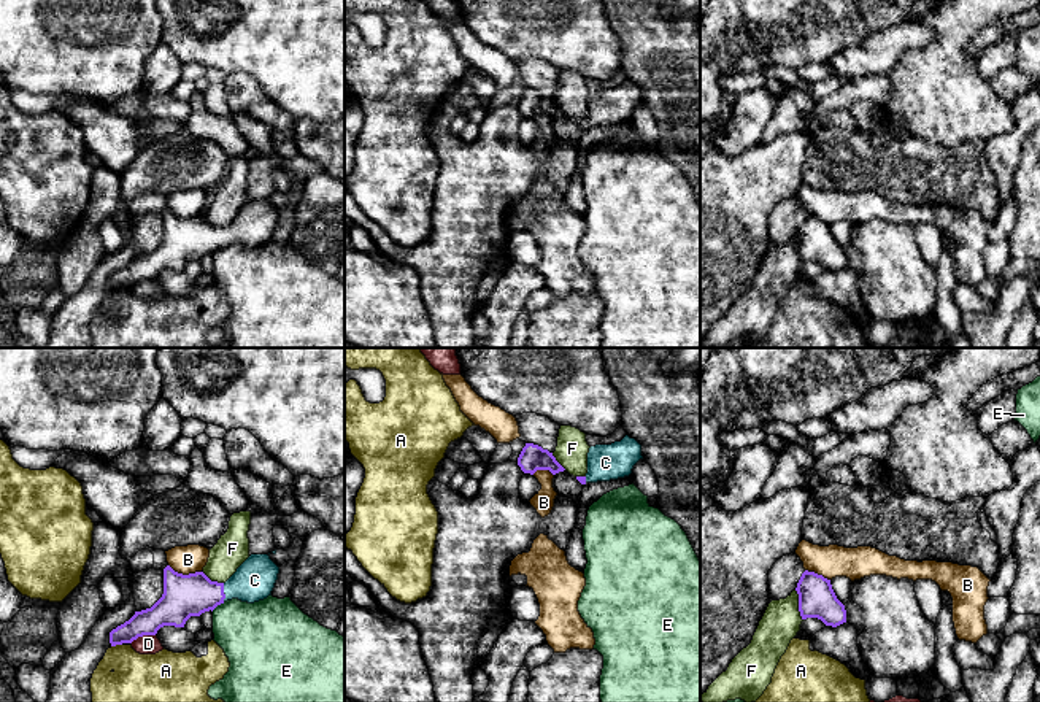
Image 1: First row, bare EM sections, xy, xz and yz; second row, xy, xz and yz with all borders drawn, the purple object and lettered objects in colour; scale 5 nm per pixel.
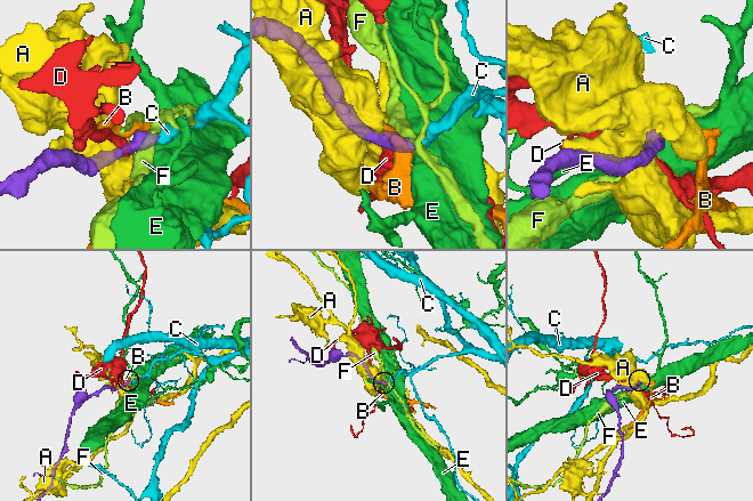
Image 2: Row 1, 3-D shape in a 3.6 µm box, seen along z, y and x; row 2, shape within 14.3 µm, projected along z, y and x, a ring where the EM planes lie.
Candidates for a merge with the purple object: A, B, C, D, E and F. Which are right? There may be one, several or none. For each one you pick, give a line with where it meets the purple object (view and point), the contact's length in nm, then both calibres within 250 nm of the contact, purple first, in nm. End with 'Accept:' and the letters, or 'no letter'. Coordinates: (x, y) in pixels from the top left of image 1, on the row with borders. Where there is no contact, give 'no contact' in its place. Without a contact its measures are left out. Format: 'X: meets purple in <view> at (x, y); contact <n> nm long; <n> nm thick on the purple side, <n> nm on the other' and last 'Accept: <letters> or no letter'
C: meets purple in xy at (223, 593); contact 100 nm long; 220 nm thick on the purple side, 200 nm on the other
Accept: C

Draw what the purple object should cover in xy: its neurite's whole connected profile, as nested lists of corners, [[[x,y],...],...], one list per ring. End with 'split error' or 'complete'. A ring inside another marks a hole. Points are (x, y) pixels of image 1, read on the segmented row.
[[[251,554],[225,583],[211,581],[203,572],[183,575],[167,565],[162,597],[113,629],[110,643],[132,643],[138,637],[156,635],[164,626],[184,627],[191,616],[213,611],[232,599],[248,604],[264,600],[272,596],[278,573],[279,567],[268,554]]]; split error

